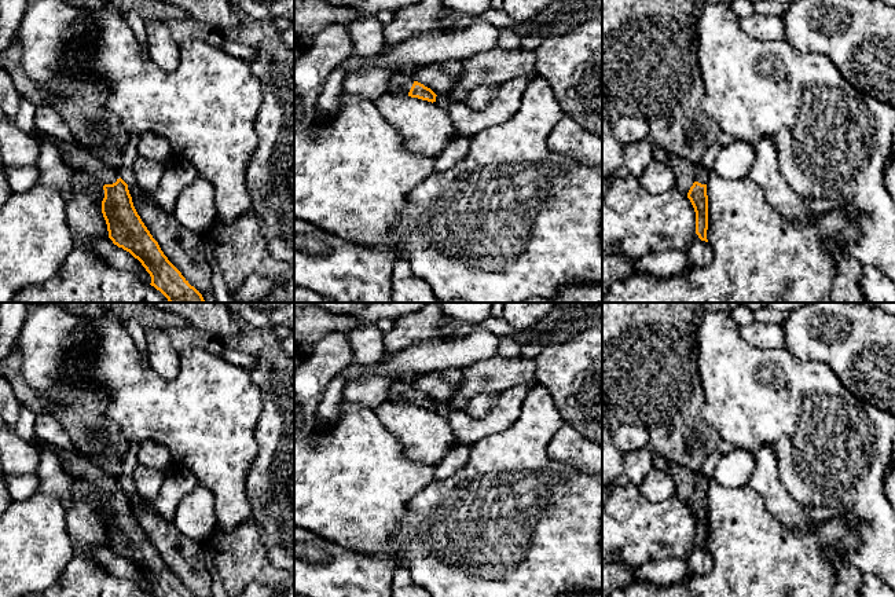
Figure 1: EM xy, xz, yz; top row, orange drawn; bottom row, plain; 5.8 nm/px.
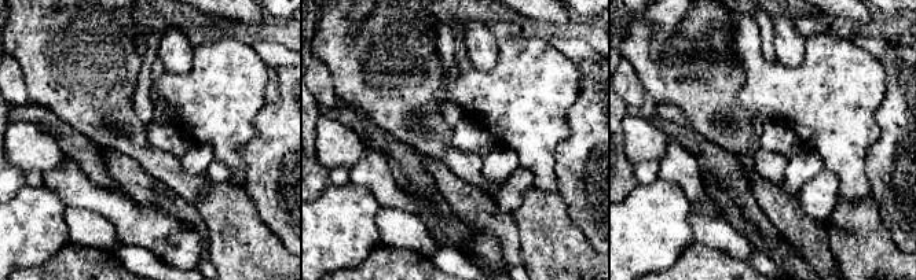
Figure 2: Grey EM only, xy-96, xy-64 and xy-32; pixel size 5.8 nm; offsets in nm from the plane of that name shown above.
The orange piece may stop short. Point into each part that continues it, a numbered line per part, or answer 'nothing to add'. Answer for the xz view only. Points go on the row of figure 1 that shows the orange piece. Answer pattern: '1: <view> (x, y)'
1: xz (402, 83)

